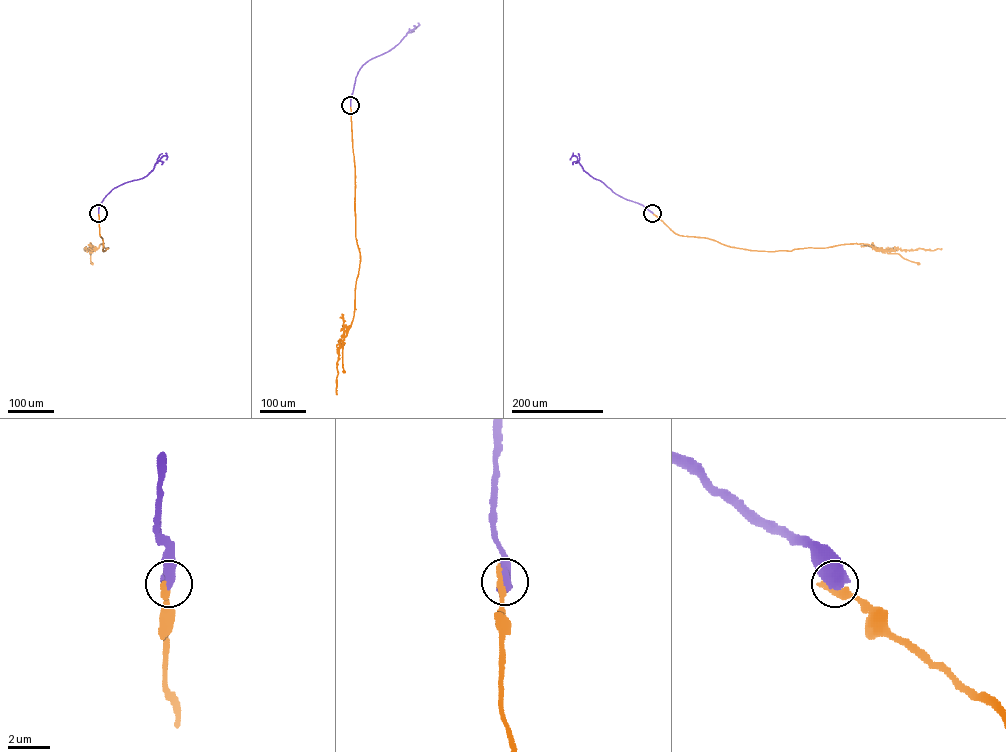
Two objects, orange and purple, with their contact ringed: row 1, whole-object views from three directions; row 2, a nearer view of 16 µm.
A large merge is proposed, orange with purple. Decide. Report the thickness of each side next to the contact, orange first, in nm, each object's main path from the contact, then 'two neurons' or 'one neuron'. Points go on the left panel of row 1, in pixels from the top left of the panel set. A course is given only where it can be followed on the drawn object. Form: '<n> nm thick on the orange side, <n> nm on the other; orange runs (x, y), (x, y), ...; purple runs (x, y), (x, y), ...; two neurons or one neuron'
400 nm thick on the orange side, 700 nm on the other; orange runs (98, 213), (102, 250), (108, 248), (102, 243), (92, 251), (92, 263); purple runs (98, 213), (99, 205), (112, 189), (143, 178), (163, 156), (167, 155), (166, 159); two neurons

